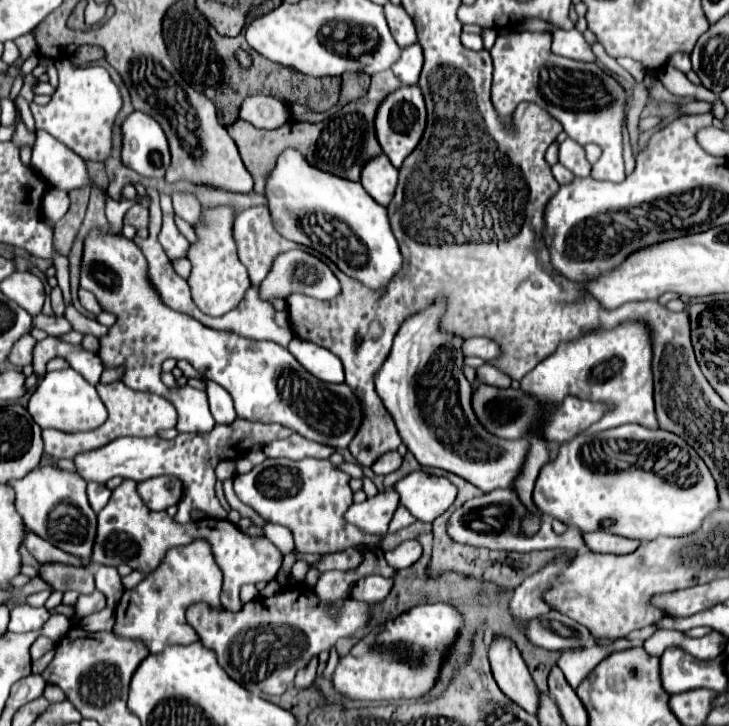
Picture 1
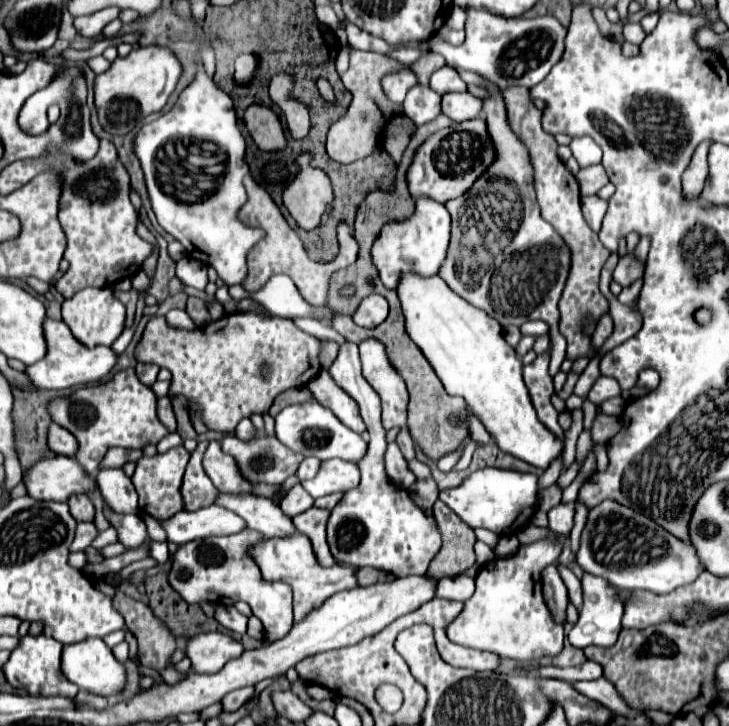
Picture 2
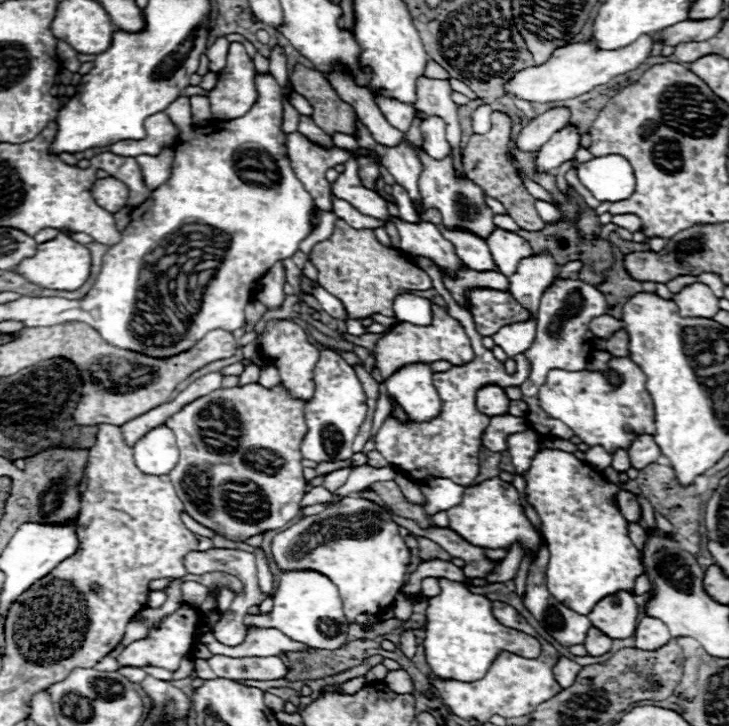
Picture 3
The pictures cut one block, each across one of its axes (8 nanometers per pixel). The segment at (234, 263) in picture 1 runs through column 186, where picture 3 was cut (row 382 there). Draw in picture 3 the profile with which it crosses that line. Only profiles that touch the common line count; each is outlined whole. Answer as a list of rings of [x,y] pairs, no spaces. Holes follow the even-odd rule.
[[[252,382],[236,388],[218,388],[170,416],[166,426],[176,434],[180,460],[168,476],[186,512],[202,526],[230,540],[246,540],[286,526],[298,514],[300,500],[306,494],[300,452],[306,434],[304,404],[304,400],[290,398],[282,384],[264,388]],[[250,454],[252,458],[248,458]],[[228,482],[252,482],[262,490],[262,498],[234,498],[218,492],[214,498],[206,496],[212,488]]]

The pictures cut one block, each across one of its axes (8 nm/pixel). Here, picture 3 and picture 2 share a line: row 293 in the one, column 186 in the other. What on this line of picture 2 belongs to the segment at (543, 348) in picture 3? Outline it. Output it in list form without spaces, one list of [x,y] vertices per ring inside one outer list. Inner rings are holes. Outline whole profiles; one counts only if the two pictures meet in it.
[[[242,530],[230,536],[192,540],[176,550],[168,580],[172,588],[190,604],[198,604],[202,600],[224,606],[238,600],[246,602],[252,608],[252,614],[258,616],[264,624],[264,640],[272,642],[286,636],[294,624],[292,588],[288,588],[284,582],[266,582],[256,562],[246,554],[248,544],[260,536],[262,534],[256,534],[252,530]]]

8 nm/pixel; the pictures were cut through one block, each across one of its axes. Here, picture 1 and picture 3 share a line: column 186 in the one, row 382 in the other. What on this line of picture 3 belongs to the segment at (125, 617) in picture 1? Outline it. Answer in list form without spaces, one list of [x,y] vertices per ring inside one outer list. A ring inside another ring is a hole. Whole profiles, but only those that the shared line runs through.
[[[612,358],[610,368],[622,376],[622,384],[614,388],[608,384],[604,374],[588,370],[552,370],[546,382],[540,386],[540,408],[568,424],[574,434],[588,446],[602,446],[606,452],[614,454],[618,448],[628,450],[632,440],[640,434],[654,434],[654,404],[644,388],[646,376],[630,358]]]

